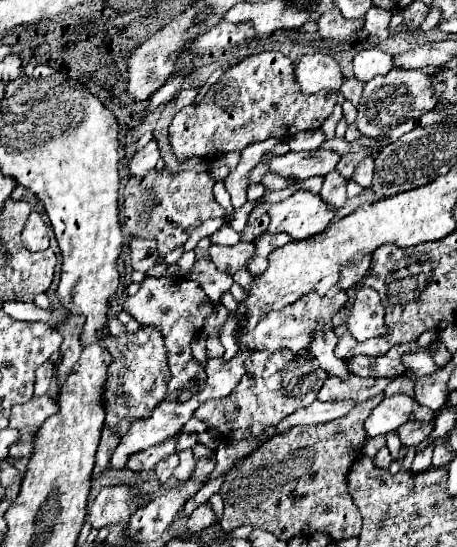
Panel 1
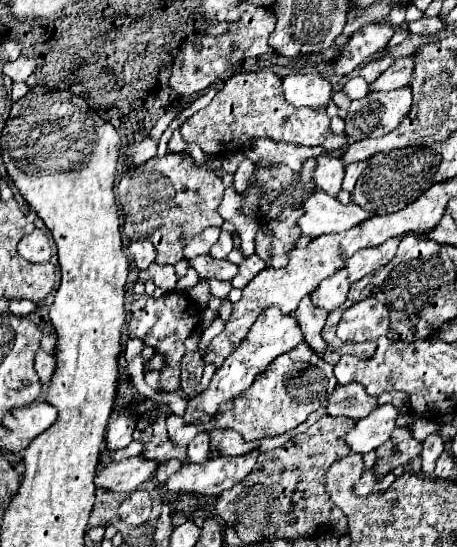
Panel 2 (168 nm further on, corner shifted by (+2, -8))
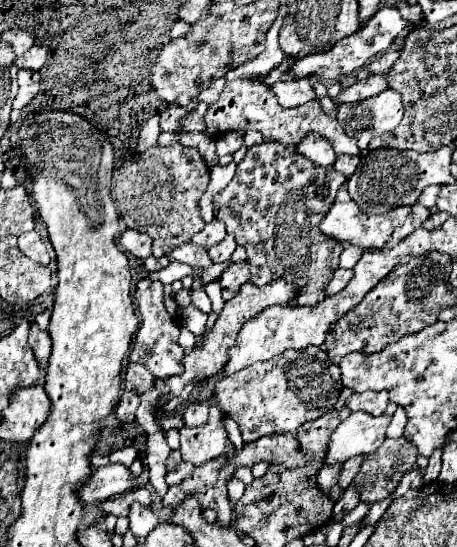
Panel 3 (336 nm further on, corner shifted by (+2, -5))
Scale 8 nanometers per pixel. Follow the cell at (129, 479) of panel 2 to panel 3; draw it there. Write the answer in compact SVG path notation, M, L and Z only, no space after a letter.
M108 464L102 468L96 468L90 478L80 484L78 496L82 504L94 504L100 500L106 500L110 496L120 496L132 486L134 478L130 470L122 464Z

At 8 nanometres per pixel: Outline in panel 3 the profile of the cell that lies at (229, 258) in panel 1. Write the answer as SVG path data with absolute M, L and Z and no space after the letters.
M192 242L184 244L184 246L178 246L176 250L172 250L172 254L168 254L168 260L176 260L176 262L184 262L188 266L194 266L194 268L210 268L212 266L212 260L206 252L206 248L200 248Z

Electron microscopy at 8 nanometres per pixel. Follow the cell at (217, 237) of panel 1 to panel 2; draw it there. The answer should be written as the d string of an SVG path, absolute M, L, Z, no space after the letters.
M222 231L222 233L220 233L220 239L218 239L216 245L212 247L210 255L214 255L216 259L226 259L232 249L234 249L234 245L232 245L232 235L230 235L228 231Z

